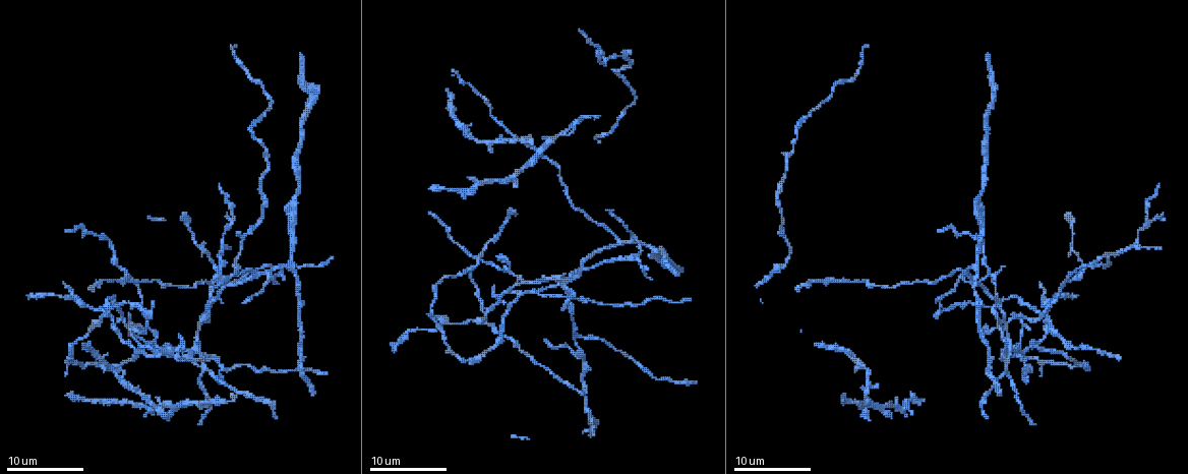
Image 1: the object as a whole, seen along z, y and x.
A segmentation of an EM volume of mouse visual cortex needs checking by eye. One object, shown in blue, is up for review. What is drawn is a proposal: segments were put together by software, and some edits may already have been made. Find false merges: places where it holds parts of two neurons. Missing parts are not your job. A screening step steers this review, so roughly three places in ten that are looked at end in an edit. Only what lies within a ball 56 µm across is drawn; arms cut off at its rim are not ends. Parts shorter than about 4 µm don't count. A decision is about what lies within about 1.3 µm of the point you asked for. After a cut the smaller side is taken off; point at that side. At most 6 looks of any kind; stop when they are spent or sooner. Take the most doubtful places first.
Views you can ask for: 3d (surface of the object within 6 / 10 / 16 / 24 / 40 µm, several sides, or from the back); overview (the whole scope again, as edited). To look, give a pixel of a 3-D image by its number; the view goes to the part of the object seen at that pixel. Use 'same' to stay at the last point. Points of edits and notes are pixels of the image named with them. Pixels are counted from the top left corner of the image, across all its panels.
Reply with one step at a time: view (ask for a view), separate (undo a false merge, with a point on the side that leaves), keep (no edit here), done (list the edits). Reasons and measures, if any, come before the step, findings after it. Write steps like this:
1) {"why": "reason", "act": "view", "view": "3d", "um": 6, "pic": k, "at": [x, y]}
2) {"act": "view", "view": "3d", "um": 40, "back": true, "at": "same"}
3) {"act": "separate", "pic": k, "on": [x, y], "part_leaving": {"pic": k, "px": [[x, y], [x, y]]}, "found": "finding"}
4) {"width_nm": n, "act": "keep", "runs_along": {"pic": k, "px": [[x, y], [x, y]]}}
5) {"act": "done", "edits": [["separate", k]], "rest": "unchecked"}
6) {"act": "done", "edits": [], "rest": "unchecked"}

{"why": "four arms meet", "act": "view", "view": "3d", "um": 10, "pic": 1, "at": [522, 292]}

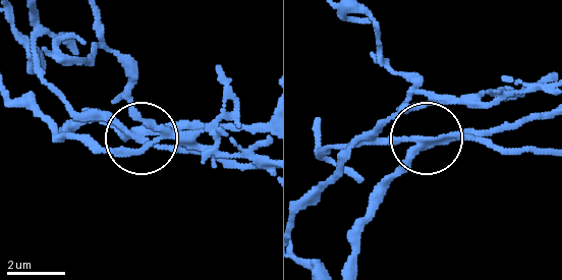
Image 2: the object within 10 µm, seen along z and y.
{"why": "zoom in", "act": "view", "view": "3d", "um": 6, "pic": 2, "at": [428, 139]}

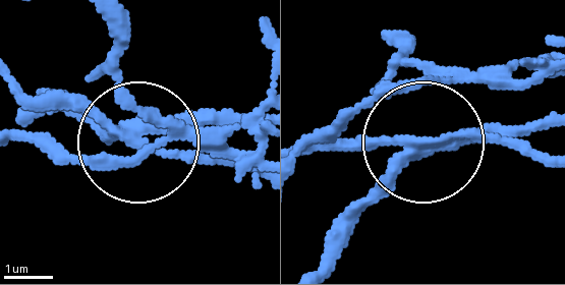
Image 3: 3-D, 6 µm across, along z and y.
{"width_nm": 240, "act": "separate", "pic": 3, "on": [194, 163], "part_leaving": {"pic": 3, "px": [[419, 145], [489, 132], [538, 152]]}, "found": "a second neuron is stuck on"}

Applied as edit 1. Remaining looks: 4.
{"act": "view", "view": "overview"}

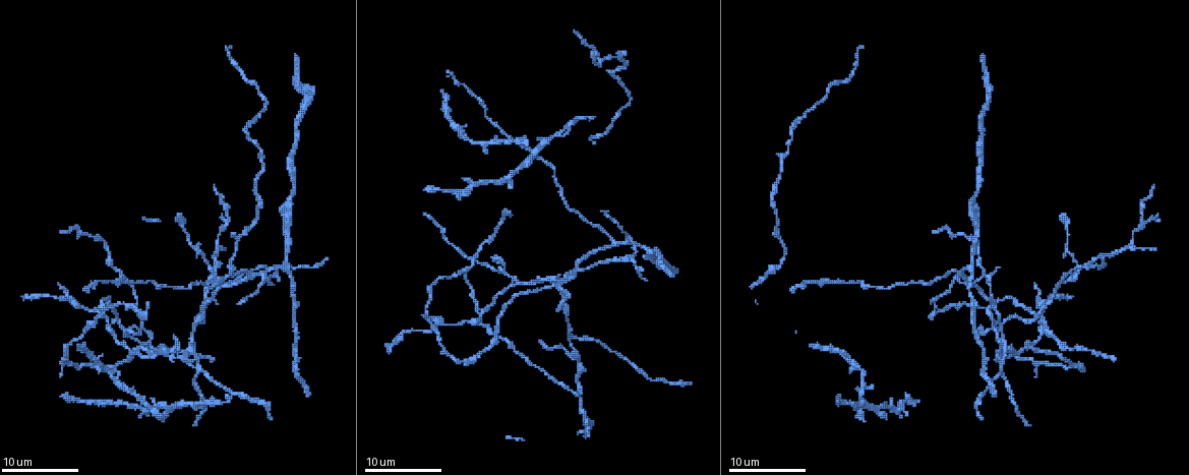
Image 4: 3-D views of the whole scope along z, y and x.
{"why": "three arms meet", "act": "view", "view": "3d", "um": 10, "pic": 4, "at": [212, 267]}

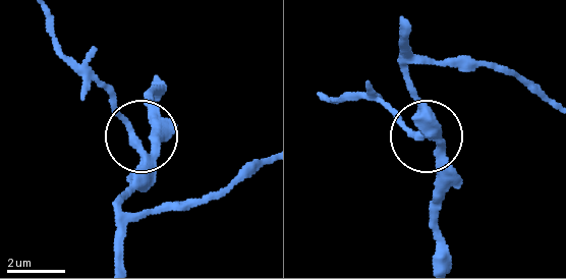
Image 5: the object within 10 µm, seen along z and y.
{"act": "keep", "runs_along": {"pic": 5, "px": [[113, 256], [113, 212], [143, 146], [121, 109], [87, 75]]}, "found": "all the same neuron"}

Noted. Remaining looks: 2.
{"why": "arms part here", "act": "view", "view": "3d", "um": 10, "pic": 4, "at": [195, 324]}

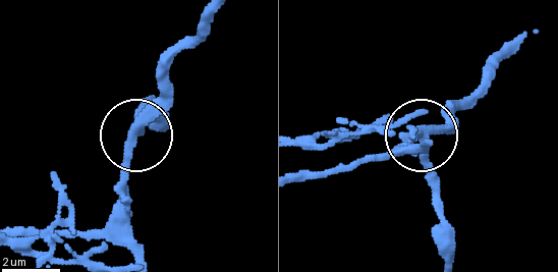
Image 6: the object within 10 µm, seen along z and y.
{"side_arm_um": 40, "act": "keep", "runs_along": {"pic": 6, "px": [[214, 12], [172, 56], [153, 115], [135, 132], [146, 96]]}, "found": "all the same neuron"}

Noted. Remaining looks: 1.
{"act": "done", "edits": [["separate", 3]], "rest": "unchecked"}

